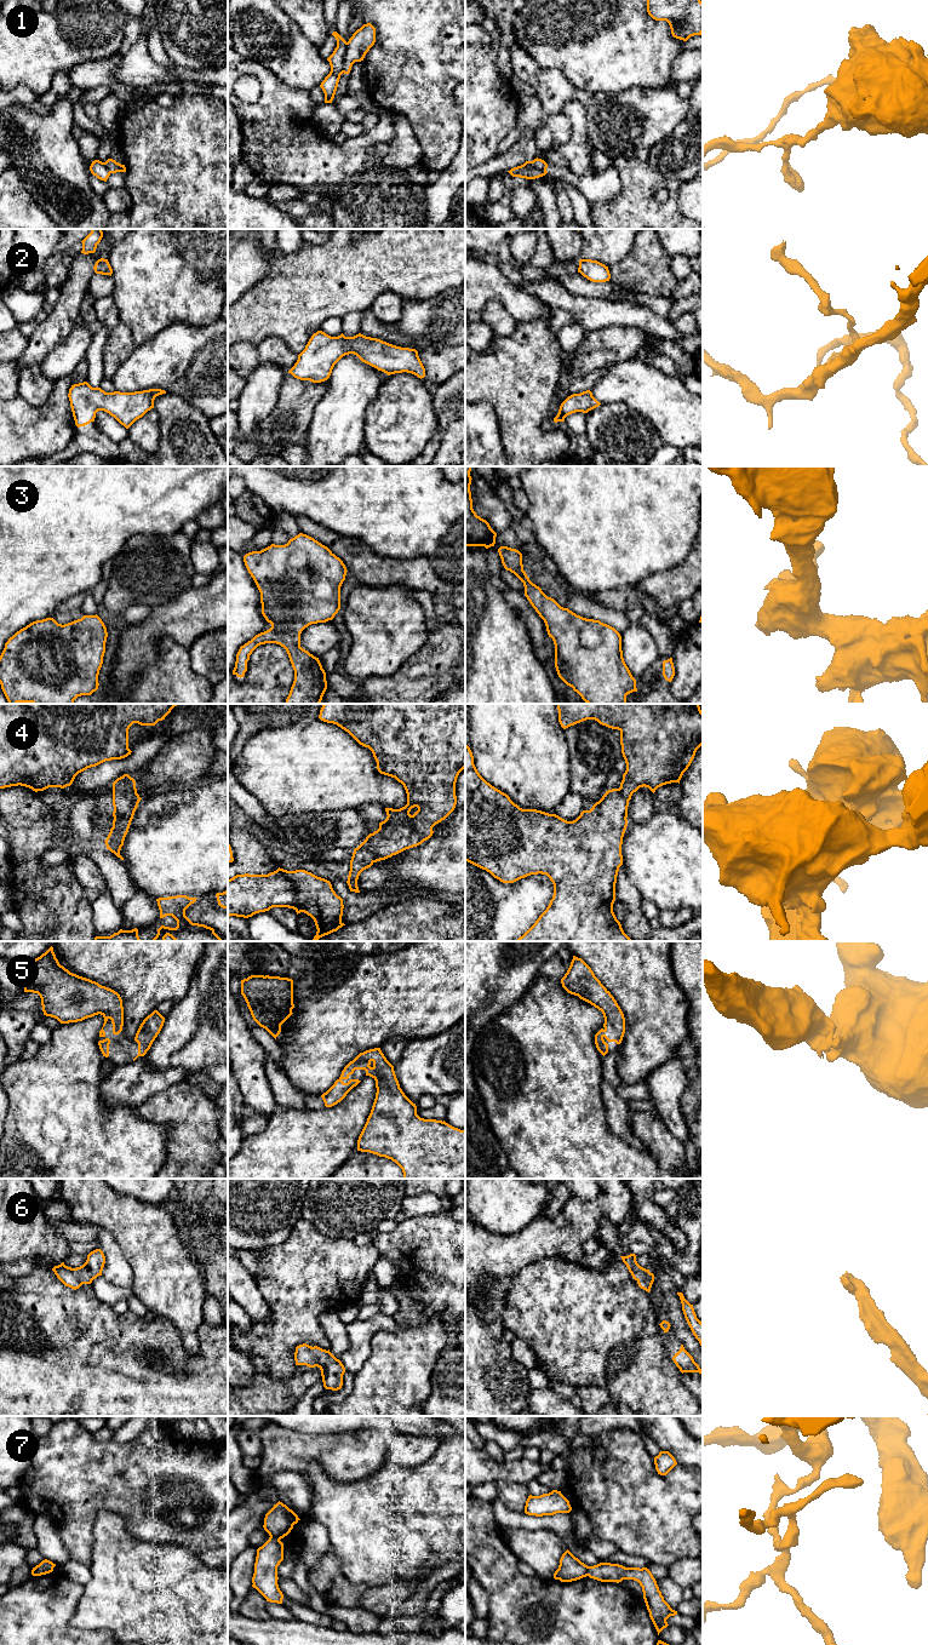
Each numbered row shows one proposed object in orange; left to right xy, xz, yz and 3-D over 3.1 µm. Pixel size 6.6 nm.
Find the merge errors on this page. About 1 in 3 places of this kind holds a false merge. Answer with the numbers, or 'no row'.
1, 7

